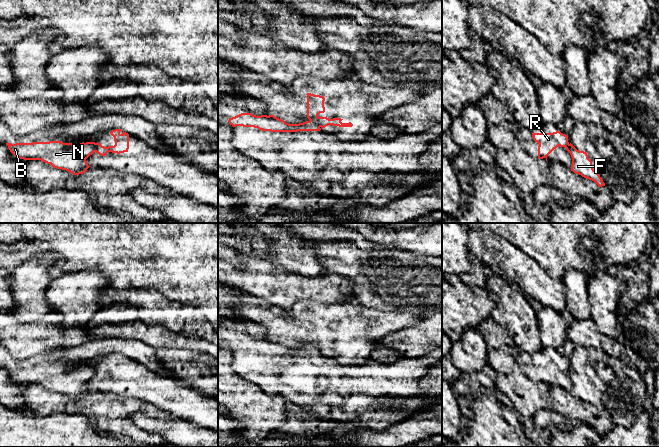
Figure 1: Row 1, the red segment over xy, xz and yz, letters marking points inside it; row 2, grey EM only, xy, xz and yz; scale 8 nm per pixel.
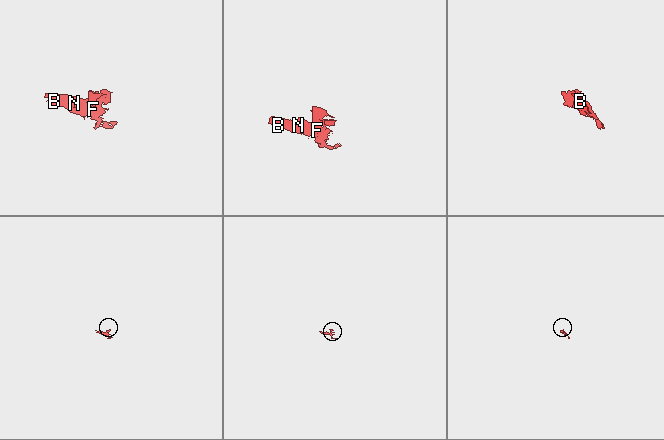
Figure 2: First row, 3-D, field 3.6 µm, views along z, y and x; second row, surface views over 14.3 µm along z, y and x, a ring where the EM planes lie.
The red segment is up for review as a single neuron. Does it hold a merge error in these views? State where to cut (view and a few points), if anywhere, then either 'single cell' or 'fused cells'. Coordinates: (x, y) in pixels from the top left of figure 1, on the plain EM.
cut xz (310, 343), (313, 343), (320, 350); fused cells

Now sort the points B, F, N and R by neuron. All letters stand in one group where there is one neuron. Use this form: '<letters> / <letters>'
B F N / R

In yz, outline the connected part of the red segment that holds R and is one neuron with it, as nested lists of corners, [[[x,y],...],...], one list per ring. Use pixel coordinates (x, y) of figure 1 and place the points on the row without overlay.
[[[556,355],[553,357],[532,357],[532,361],[535,366],[539,368],[538,370],[538,382],[545,382],[547,385],[547,380],[558,370],[565,371],[568,375],[568,360]]]

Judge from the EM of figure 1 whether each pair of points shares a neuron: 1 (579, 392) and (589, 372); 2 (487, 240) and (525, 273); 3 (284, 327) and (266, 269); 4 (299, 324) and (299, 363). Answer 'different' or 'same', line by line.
1: same
2: same
3: different
4: different

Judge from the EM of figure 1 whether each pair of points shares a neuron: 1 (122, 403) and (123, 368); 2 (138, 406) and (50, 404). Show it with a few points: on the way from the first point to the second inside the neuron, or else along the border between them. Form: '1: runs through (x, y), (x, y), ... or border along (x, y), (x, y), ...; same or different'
1: border along (105, 391), (136, 397), (145, 401); different
2: runs through (116, 406), (72, 406); same

